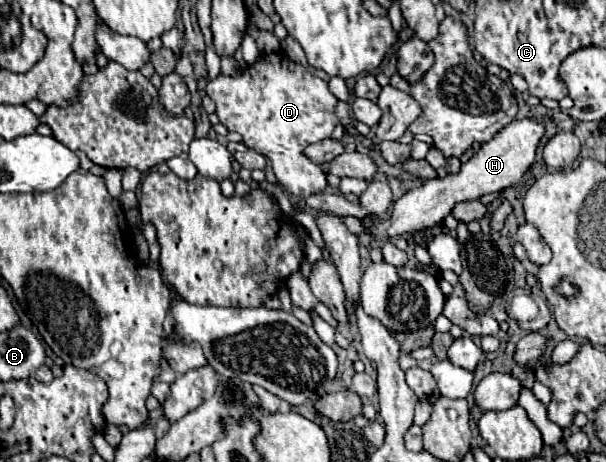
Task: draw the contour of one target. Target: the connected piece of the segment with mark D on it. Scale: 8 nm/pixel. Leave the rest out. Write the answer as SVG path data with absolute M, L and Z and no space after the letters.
M274 52L262 54L236 76L218 76L210 80L206 94L214 100L220 122L230 132L242 134L248 148L270 160L278 182L292 196L308 198L326 188L326 172L304 154L304 148L312 142L330 138L338 124L334 114L338 98L330 92L328 82L290 60L284 52Z

